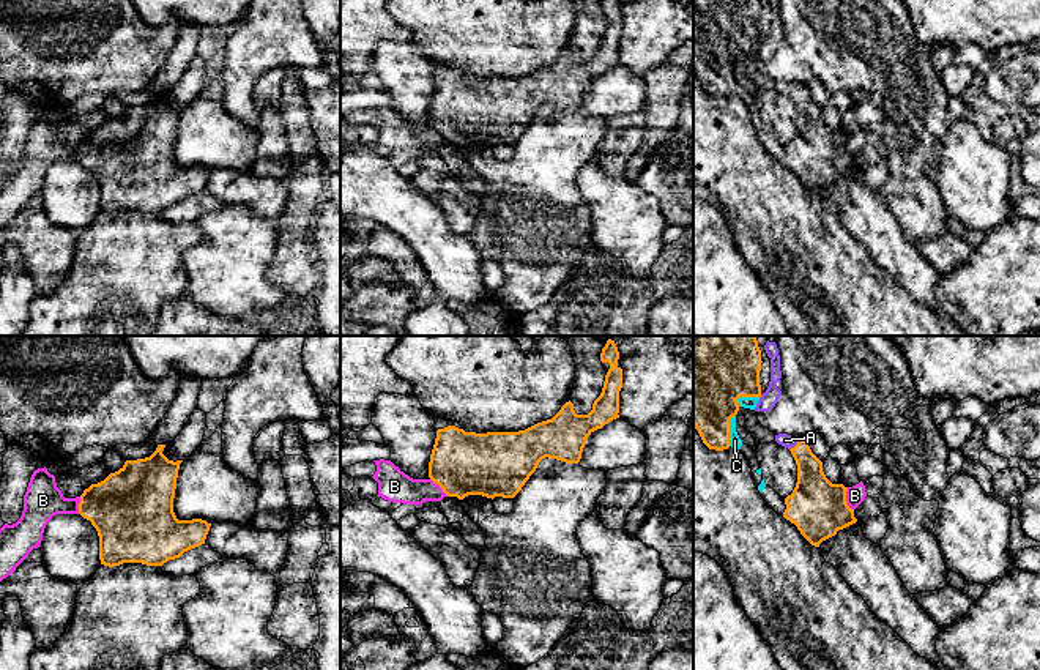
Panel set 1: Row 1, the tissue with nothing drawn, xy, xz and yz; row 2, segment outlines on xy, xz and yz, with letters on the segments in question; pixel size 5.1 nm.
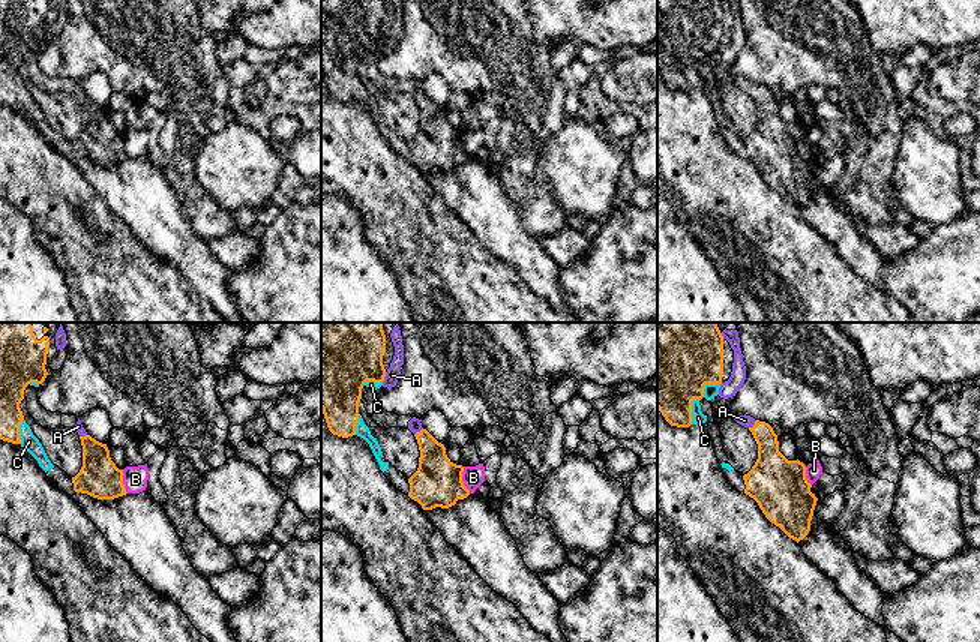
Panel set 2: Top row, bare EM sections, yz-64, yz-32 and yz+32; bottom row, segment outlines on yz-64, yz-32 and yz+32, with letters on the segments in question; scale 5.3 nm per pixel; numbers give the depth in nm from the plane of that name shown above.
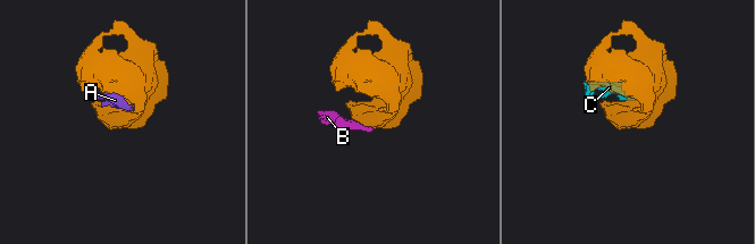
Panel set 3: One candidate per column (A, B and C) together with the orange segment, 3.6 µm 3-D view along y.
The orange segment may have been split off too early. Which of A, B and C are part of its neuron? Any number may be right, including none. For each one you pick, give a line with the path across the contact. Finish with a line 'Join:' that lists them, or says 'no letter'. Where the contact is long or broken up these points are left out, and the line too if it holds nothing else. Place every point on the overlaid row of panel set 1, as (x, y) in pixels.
Join: A, C

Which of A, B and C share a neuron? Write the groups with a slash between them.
A C / B

